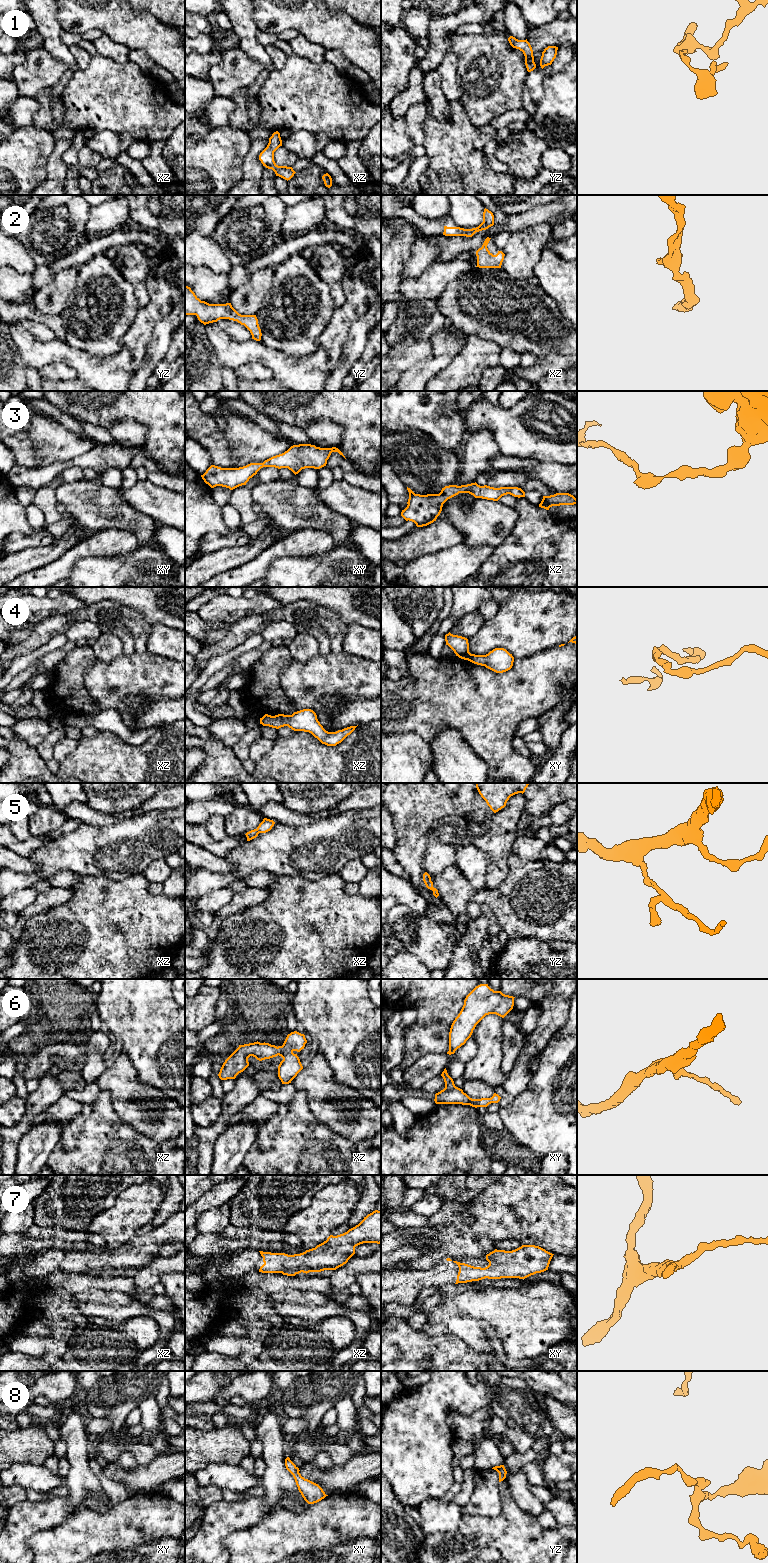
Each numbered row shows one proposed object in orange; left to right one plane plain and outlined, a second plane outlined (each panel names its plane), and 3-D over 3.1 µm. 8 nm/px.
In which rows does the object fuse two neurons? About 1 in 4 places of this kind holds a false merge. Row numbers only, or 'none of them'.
4

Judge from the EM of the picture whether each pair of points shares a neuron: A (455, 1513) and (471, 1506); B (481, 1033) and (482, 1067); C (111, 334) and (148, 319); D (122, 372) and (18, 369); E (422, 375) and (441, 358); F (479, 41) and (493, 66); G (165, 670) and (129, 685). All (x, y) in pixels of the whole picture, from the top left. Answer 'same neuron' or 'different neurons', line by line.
A: different neurons
B: same neuron
C: different neurons
D: different neurons
E: same neuron
F: same neuron
G: same neuron

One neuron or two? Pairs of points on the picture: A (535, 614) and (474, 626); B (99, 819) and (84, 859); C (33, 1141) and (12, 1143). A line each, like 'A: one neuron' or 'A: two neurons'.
A: two neurons
B: two neurons
C: two neurons

